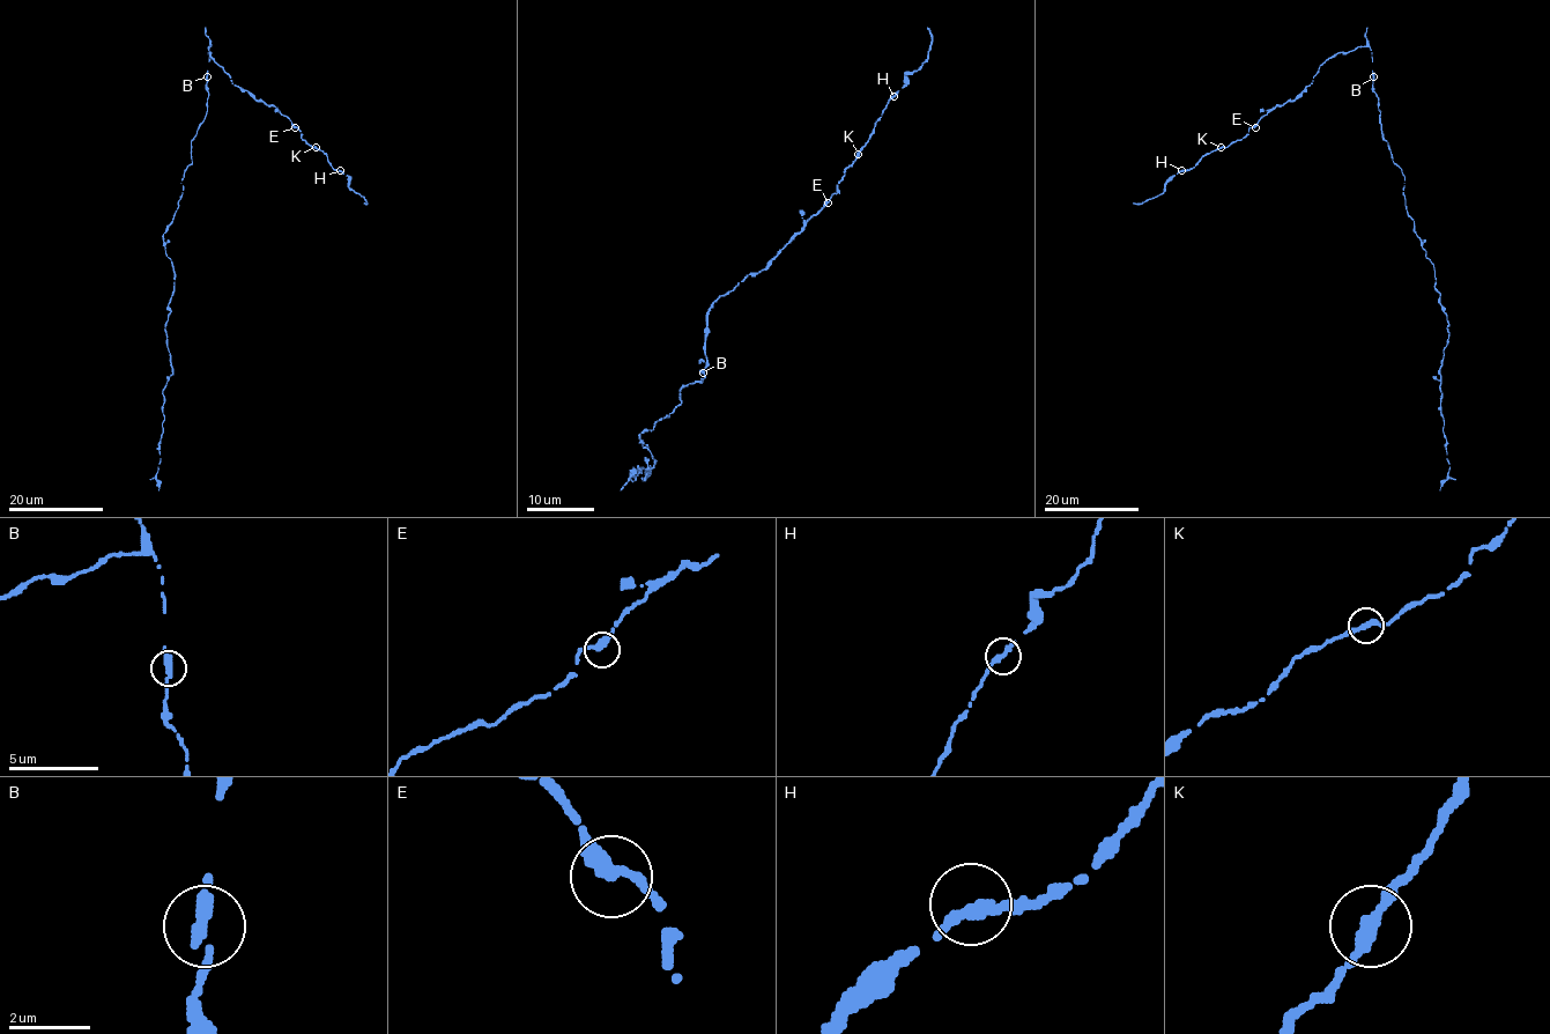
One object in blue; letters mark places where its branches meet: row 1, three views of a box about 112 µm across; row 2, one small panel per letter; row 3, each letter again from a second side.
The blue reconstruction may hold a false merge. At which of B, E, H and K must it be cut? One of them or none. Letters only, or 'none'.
none

